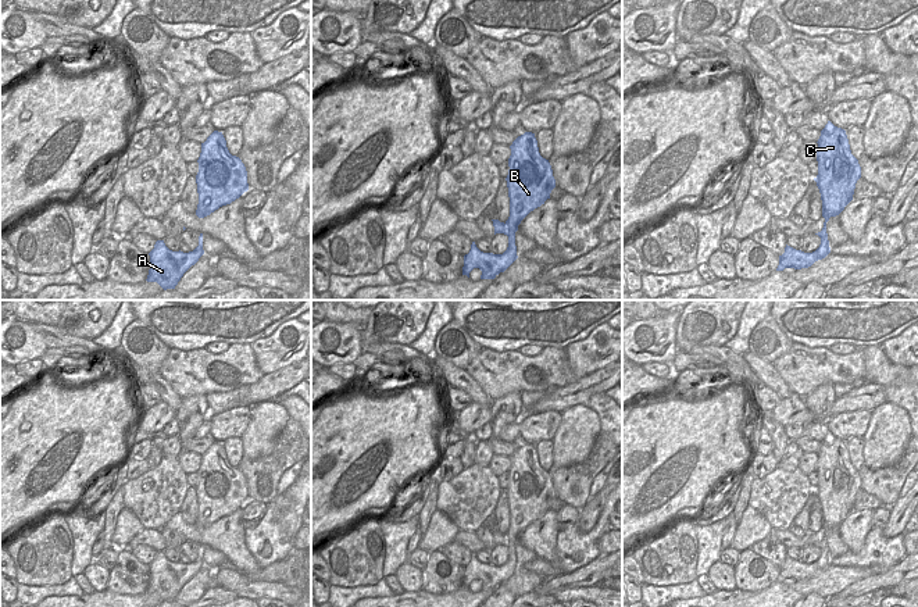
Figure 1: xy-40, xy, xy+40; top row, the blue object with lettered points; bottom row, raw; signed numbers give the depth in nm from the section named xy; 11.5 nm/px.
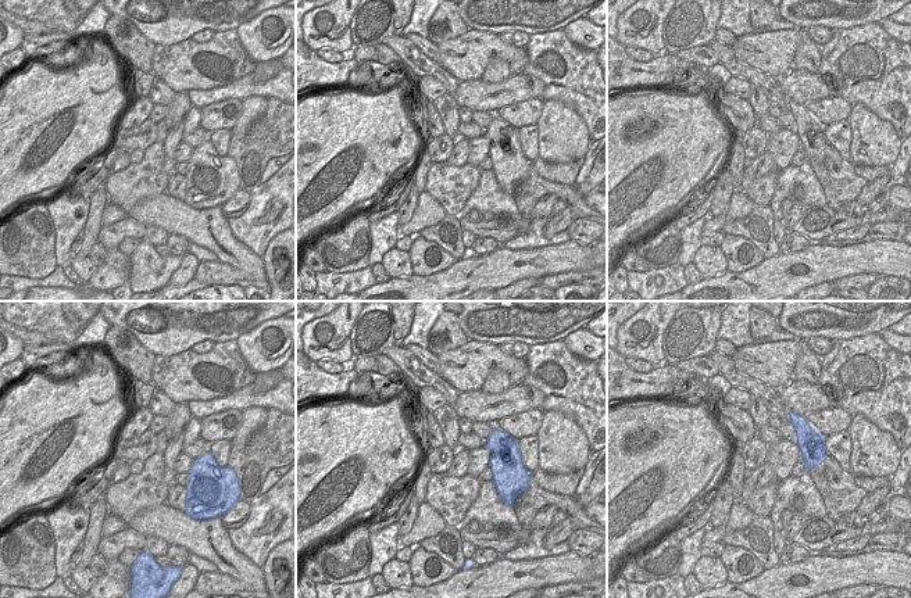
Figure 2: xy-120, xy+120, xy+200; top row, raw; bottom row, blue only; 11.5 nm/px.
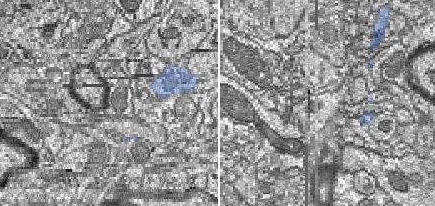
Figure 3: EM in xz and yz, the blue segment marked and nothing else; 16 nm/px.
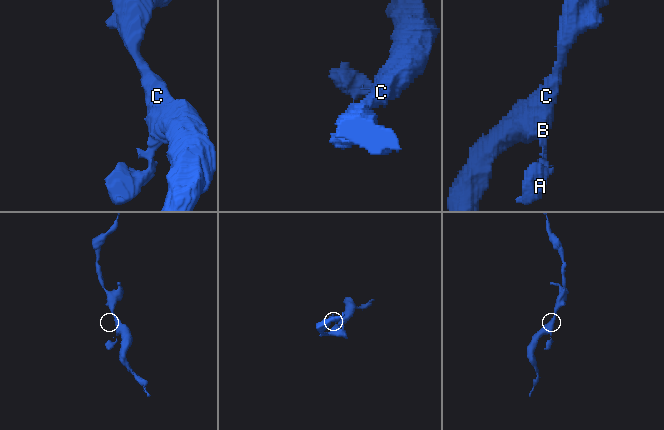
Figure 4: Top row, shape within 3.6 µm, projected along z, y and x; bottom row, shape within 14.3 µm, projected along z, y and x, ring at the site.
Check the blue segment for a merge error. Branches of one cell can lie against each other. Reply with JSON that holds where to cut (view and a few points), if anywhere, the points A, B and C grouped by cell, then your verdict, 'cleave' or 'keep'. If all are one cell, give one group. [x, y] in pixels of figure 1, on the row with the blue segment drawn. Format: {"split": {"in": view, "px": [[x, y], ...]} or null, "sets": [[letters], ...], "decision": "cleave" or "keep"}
{"split": null, "sets": [["A", "B", "C"]], "decision": "keep"}

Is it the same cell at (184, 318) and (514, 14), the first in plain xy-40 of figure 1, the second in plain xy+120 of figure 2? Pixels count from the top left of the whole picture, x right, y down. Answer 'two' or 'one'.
one

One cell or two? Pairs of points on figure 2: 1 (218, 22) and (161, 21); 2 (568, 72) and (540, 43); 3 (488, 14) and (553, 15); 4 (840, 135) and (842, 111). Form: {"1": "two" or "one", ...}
{"1": "one", "2": "one", "3": "one", "4": "two"}

